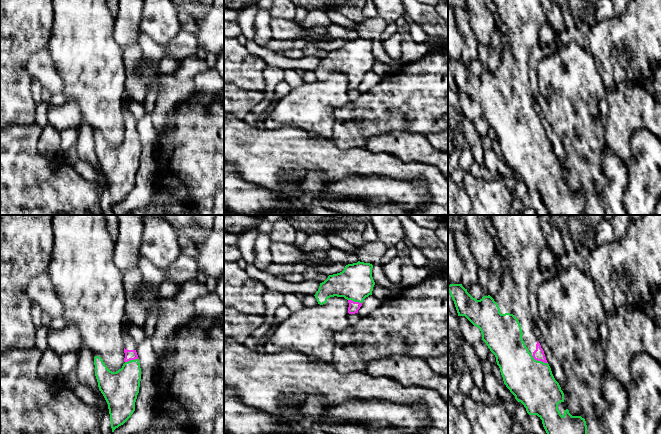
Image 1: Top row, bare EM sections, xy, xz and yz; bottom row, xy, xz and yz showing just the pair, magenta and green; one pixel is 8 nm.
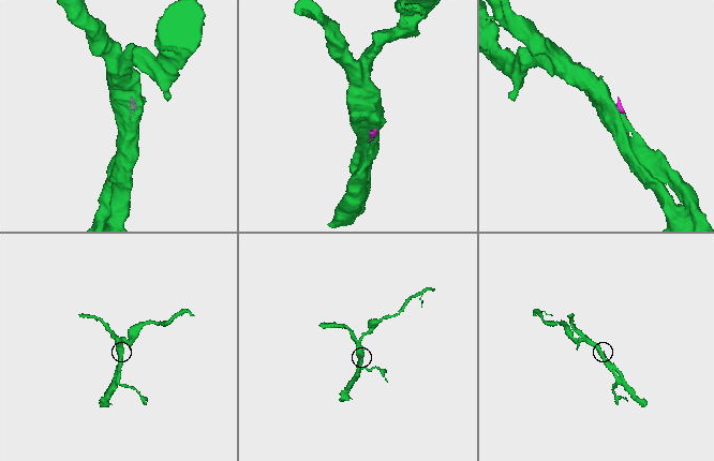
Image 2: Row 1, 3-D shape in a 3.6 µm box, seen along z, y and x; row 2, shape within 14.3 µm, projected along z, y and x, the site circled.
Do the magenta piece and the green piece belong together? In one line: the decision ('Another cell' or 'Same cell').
Same cell

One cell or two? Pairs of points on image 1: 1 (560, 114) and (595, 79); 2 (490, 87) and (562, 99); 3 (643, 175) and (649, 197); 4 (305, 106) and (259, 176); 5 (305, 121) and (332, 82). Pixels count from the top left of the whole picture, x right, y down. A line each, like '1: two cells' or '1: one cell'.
1: one cell
2: two cells
3: one cell
4: two cells
5: one cell

